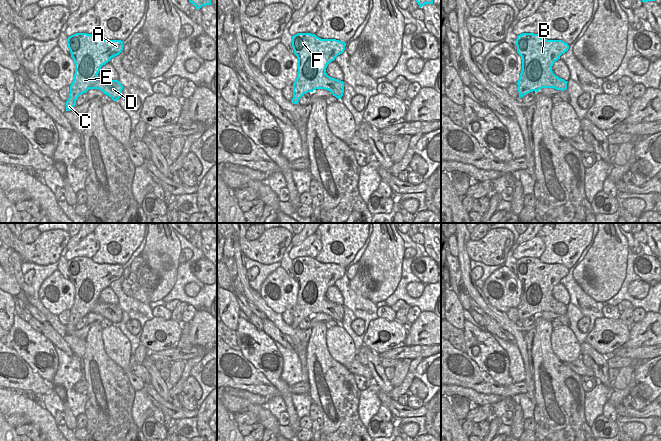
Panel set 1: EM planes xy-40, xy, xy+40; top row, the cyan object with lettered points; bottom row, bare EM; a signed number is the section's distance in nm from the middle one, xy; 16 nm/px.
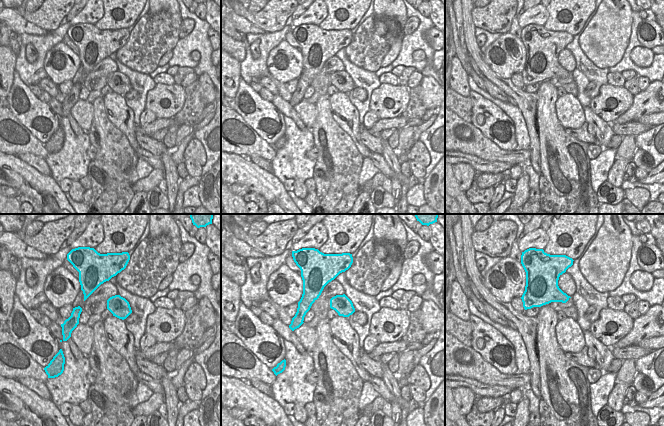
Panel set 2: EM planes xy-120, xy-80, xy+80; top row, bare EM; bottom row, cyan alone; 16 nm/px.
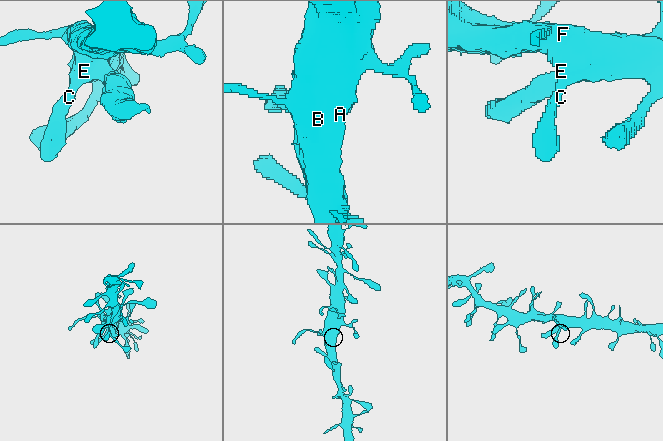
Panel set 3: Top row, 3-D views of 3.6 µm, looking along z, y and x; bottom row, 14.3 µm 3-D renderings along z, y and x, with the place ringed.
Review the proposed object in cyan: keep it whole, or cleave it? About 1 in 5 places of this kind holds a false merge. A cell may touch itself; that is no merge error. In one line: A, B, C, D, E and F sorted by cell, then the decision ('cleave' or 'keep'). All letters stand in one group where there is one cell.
A B C D E F | keep

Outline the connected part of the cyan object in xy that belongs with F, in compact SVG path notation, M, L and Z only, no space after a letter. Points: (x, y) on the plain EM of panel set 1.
M297 257L292 260L292 271L298 282L298 296L291 324L293 328L298 328L304 318L316 313L328 314L341 323L344 306L328 300L326 292L344 276L345 270L345 266L321 263L311 257Z

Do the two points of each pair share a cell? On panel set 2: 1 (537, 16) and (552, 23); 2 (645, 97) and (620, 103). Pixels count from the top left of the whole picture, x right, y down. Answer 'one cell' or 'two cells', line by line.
1: two cells
2: two cells

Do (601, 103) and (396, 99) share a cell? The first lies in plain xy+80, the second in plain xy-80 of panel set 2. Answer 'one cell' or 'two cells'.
one cell

